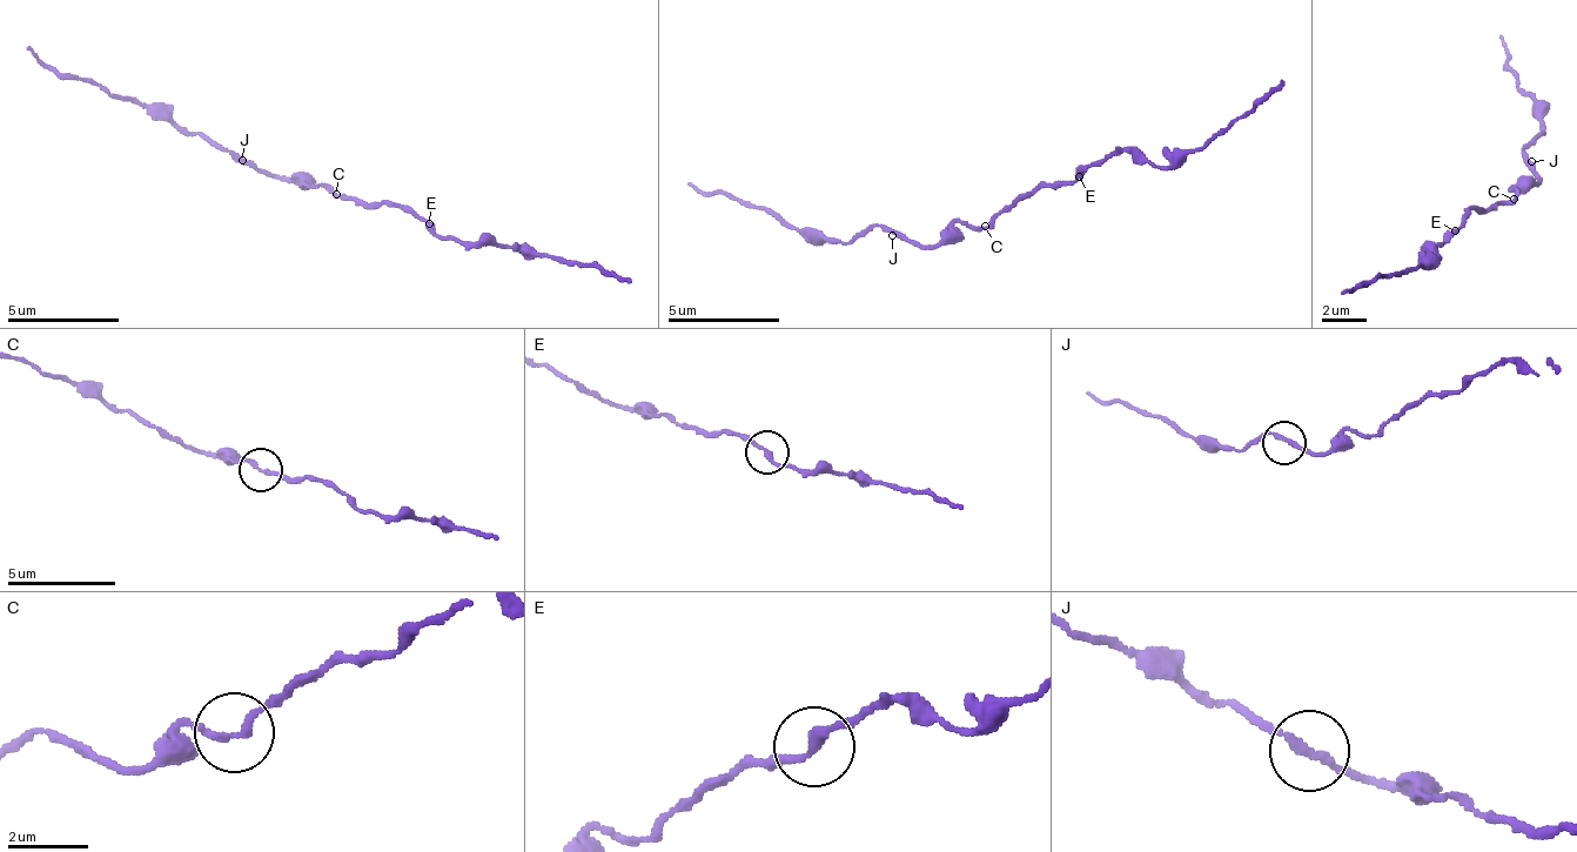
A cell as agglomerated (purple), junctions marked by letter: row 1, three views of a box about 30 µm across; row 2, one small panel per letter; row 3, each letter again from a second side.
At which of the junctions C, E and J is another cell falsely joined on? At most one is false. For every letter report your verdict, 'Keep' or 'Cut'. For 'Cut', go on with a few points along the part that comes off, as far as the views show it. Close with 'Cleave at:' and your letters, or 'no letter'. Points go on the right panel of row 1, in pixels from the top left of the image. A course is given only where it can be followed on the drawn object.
C: Keep
E: Cut. Course of the part to remove: (1456, 232), (1425, 250), (1438, 259), (1377, 274), (1342, 292)
J: Keep
Cleave at: E

